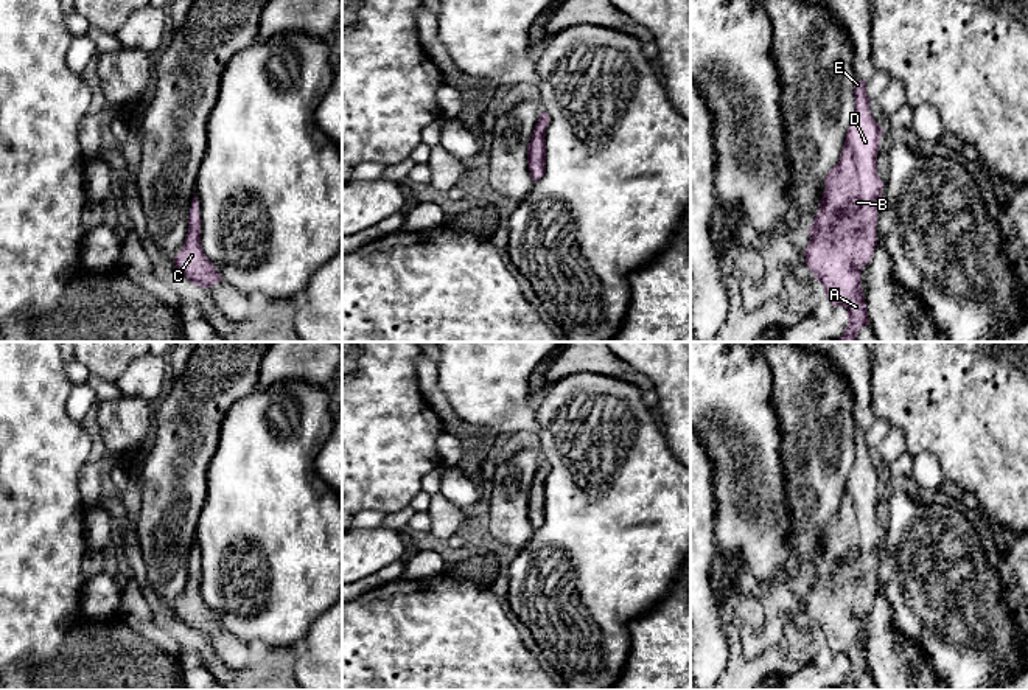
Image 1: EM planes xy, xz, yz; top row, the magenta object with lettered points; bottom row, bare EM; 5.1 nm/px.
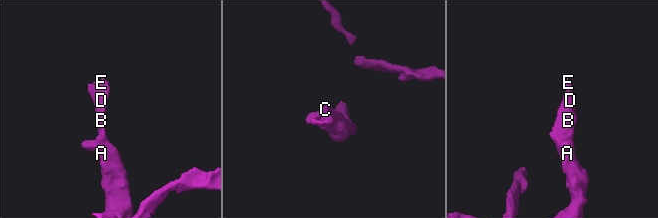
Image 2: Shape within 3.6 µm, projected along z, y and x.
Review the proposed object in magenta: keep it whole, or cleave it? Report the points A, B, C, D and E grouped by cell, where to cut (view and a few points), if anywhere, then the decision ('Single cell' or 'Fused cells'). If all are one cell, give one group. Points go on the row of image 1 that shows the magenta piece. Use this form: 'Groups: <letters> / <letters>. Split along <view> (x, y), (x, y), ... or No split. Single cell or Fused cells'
Groups: A B C D E. No split. Single cell

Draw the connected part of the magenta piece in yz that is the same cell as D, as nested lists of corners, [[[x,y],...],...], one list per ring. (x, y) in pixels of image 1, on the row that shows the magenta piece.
[[[854,81],[854,118],[848,127],[840,162],[827,172],[824,193],[804,249],[806,264],[824,286],[827,300],[848,309],[848,326],[838,342],[857,342],[858,331],[869,325],[866,301],[860,283],[862,269],[871,261],[877,246],[877,214],[883,182],[877,172],[877,152],[882,131],[869,110],[866,82]]]

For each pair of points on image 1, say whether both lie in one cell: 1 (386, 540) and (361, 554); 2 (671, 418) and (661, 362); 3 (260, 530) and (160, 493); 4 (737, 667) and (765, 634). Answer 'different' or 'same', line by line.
1: same
2: same
3: different
4: different

